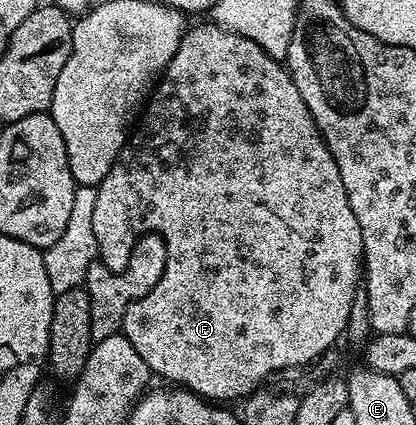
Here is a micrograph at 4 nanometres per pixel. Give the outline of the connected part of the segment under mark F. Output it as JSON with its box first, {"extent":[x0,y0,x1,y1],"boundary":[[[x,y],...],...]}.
{"extent":[92,22,363,402],"boundary":[[[206,22],[206,24],[197,24],[186,31],[184,38],[179,42],[179,50],[175,50],[175,58],[171,58],[171,62],[165,68],[163,75],[158,79],[147,103],[144,105],[143,111],[140,113],[139,119],[136,121],[135,127],[130,131],[125,145],[121,147],[121,152],[117,155],[117,160],[111,166],[111,170],[107,174],[107,178],[103,178],[101,183],[96,185],[97,197],[95,198],[95,215],[92,216],[95,229],[95,242],[97,243],[97,254],[99,262],[103,266],[107,266],[107,270],[112,272],[121,272],[129,264],[129,259],[135,254],[133,248],[137,244],[137,239],[140,236],[145,236],[148,232],[158,232],[165,239],[165,273],[156,277],[153,289],[149,291],[143,298],[139,298],[135,302],[131,302],[131,306],[127,306],[127,314],[123,314],[123,322],[121,323],[121,332],[127,338],[127,342],[131,342],[131,346],[135,346],[135,351],[139,353],[139,358],[143,358],[143,362],[147,362],[150,373],[154,377],[162,376],[162,381],[168,382],[173,386],[180,386],[189,389],[197,396],[204,396],[210,402],[229,402],[225,400],[244,401],[245,397],[251,393],[258,391],[262,387],[261,384],[269,375],[280,374],[287,368],[295,368],[298,370],[304,369],[304,364],[320,361],[321,357],[326,352],[334,347],[340,336],[346,335],[349,327],[349,314],[351,312],[351,302],[355,290],[359,287],[359,281],[363,276],[363,234],[359,222],[355,222],[355,213],[351,211],[351,202],[347,198],[347,190],[343,190],[343,178],[339,178],[339,166],[335,166],[335,158],[331,154],[331,150],[326,146],[325,140],[321,137],[321,131],[317,129],[317,124],[311,118],[311,110],[307,110],[307,102],[303,102],[303,94],[299,94],[299,90],[295,86],[295,82],[289,76],[288,67],[280,60],[273,60],[269,57],[258,44],[251,42],[251,38],[235,34],[227,28],[222,28],[220,24]]]}

